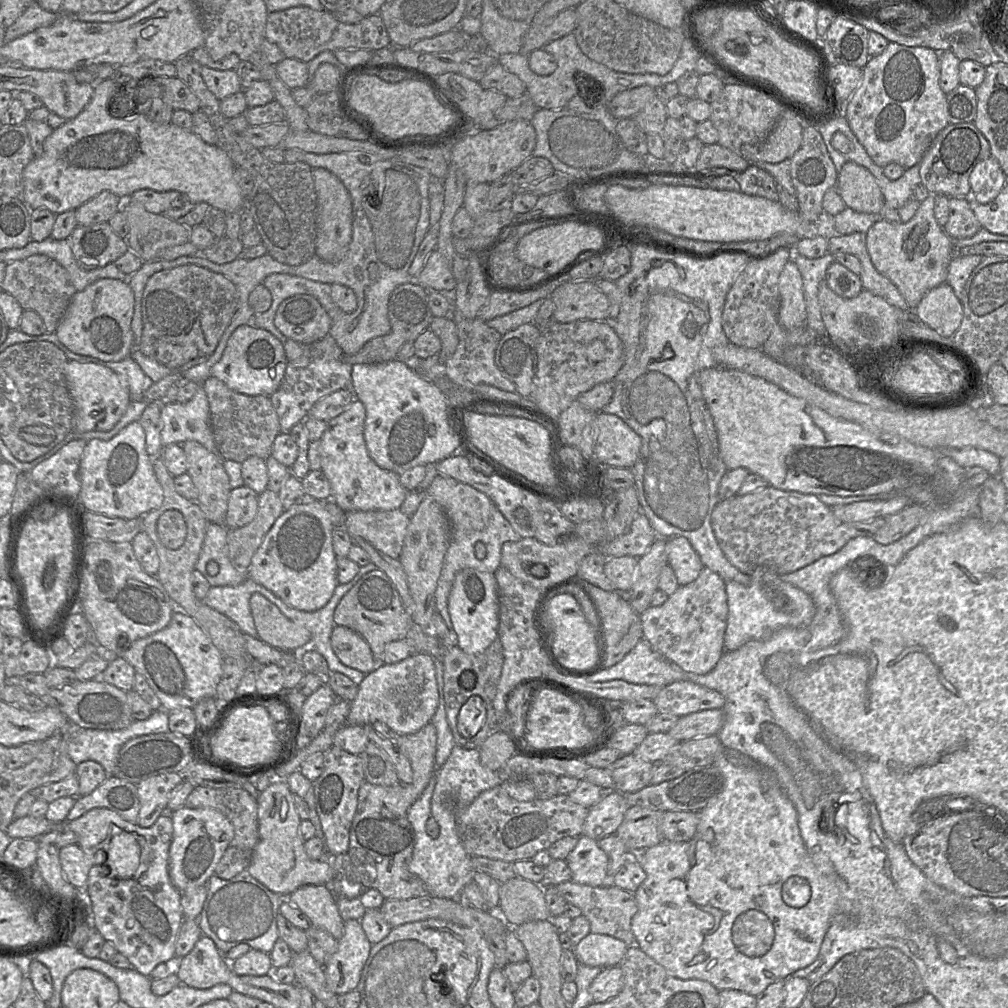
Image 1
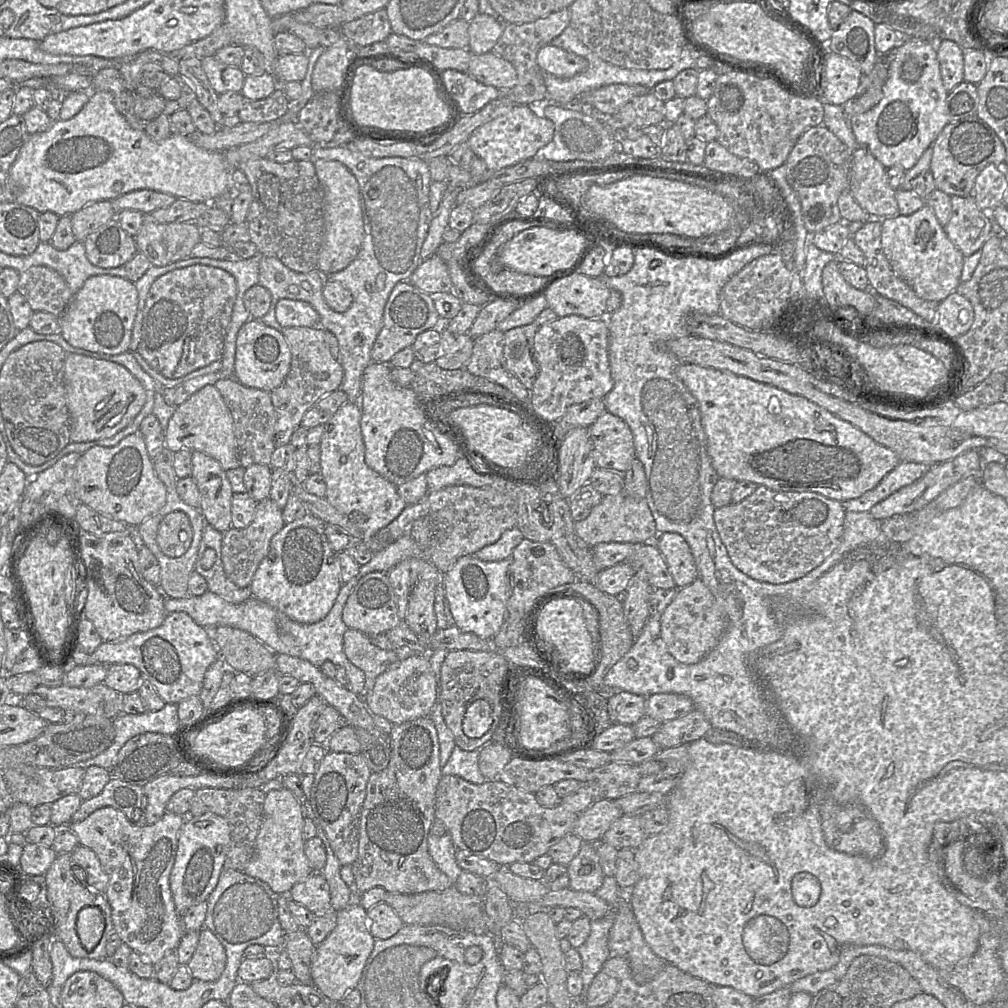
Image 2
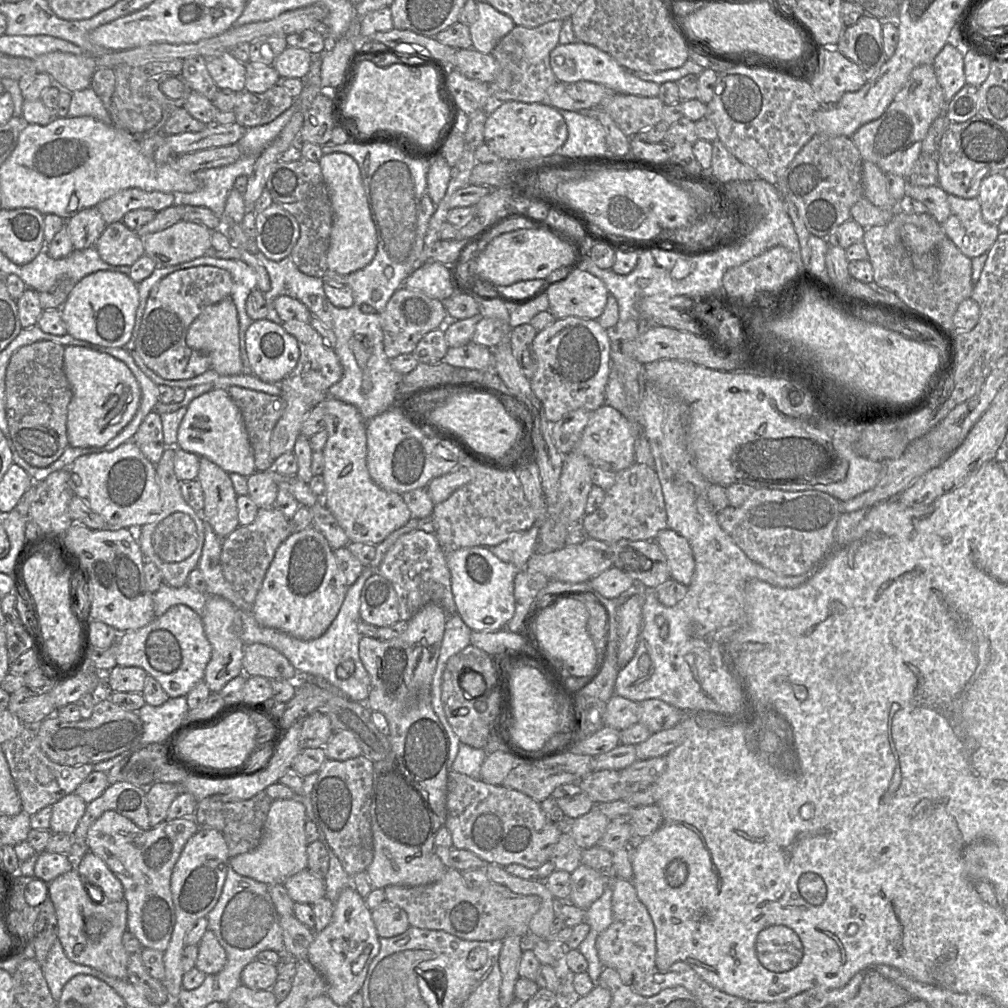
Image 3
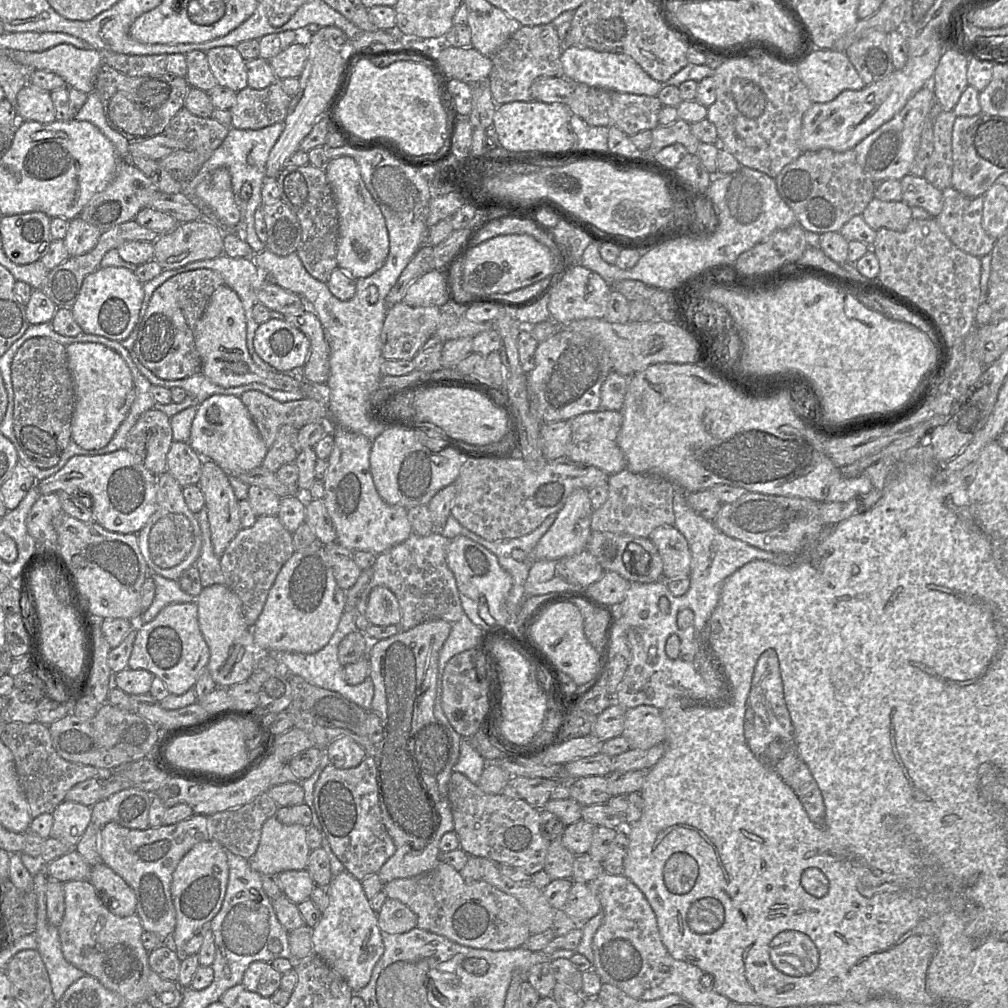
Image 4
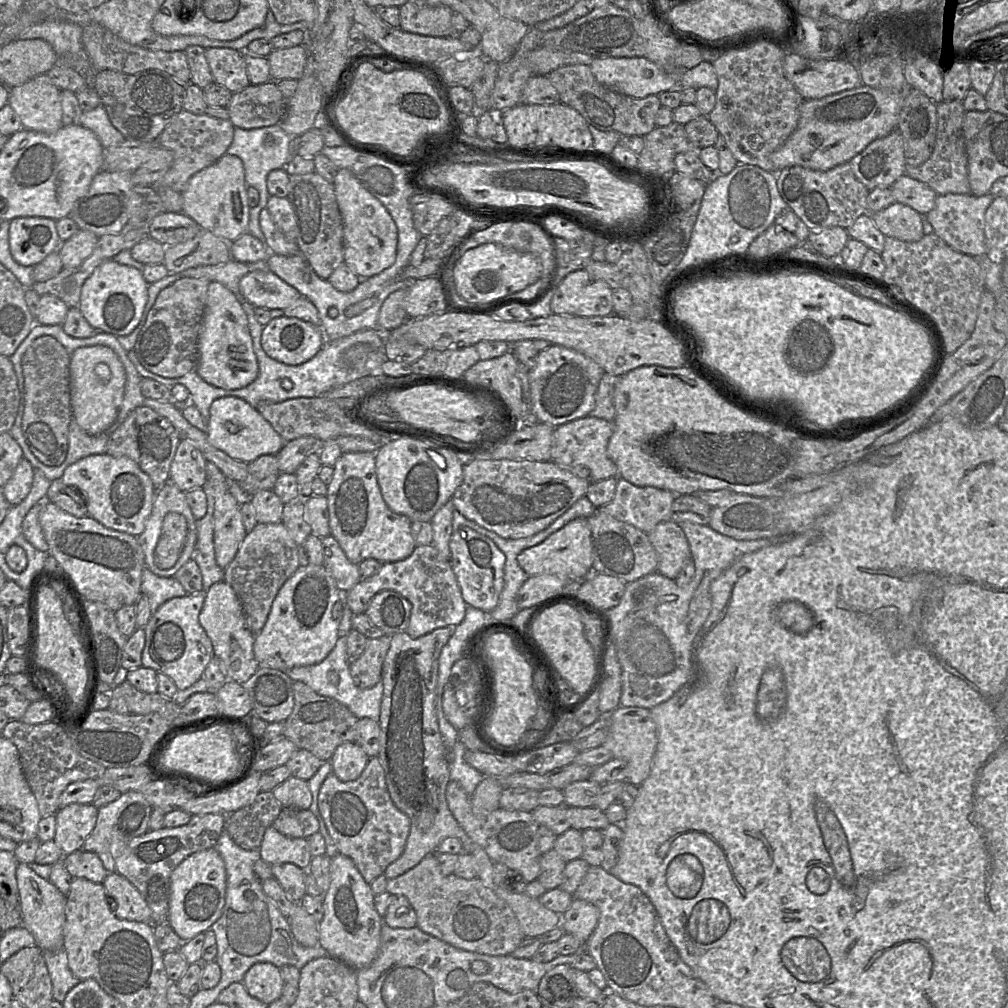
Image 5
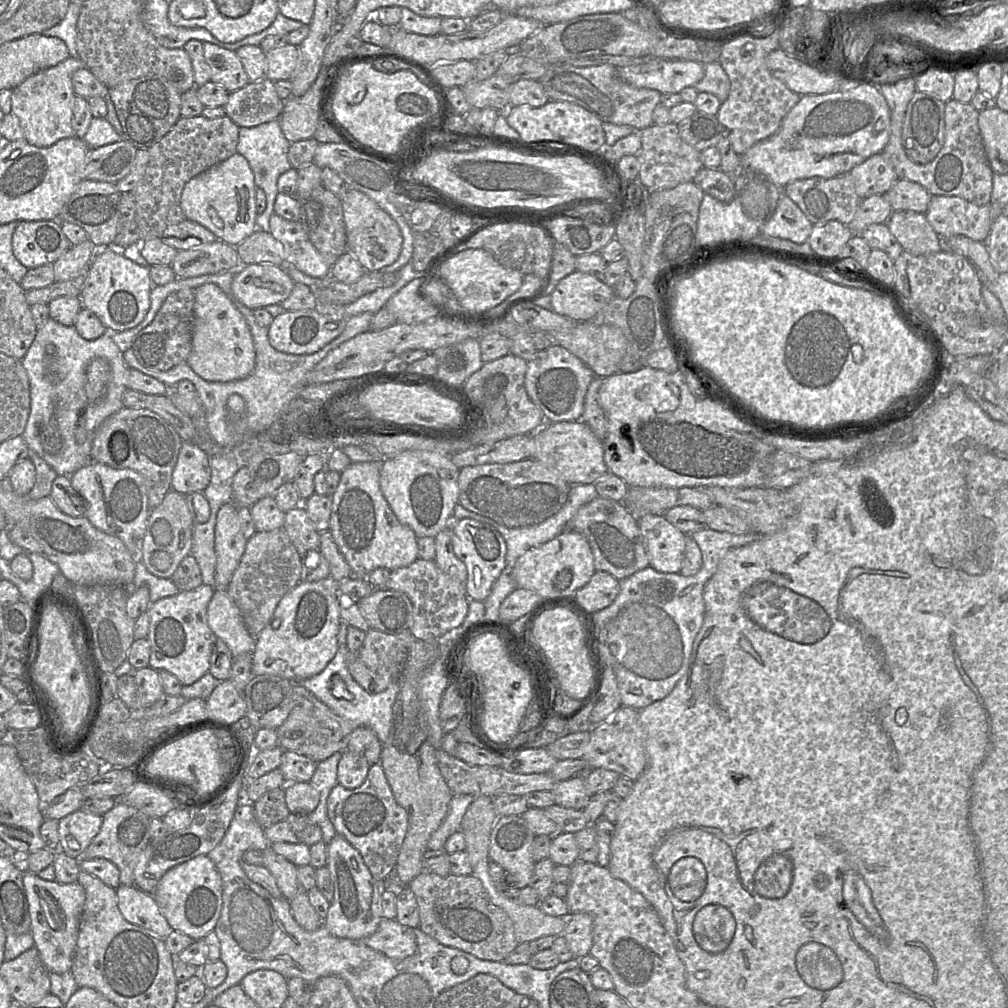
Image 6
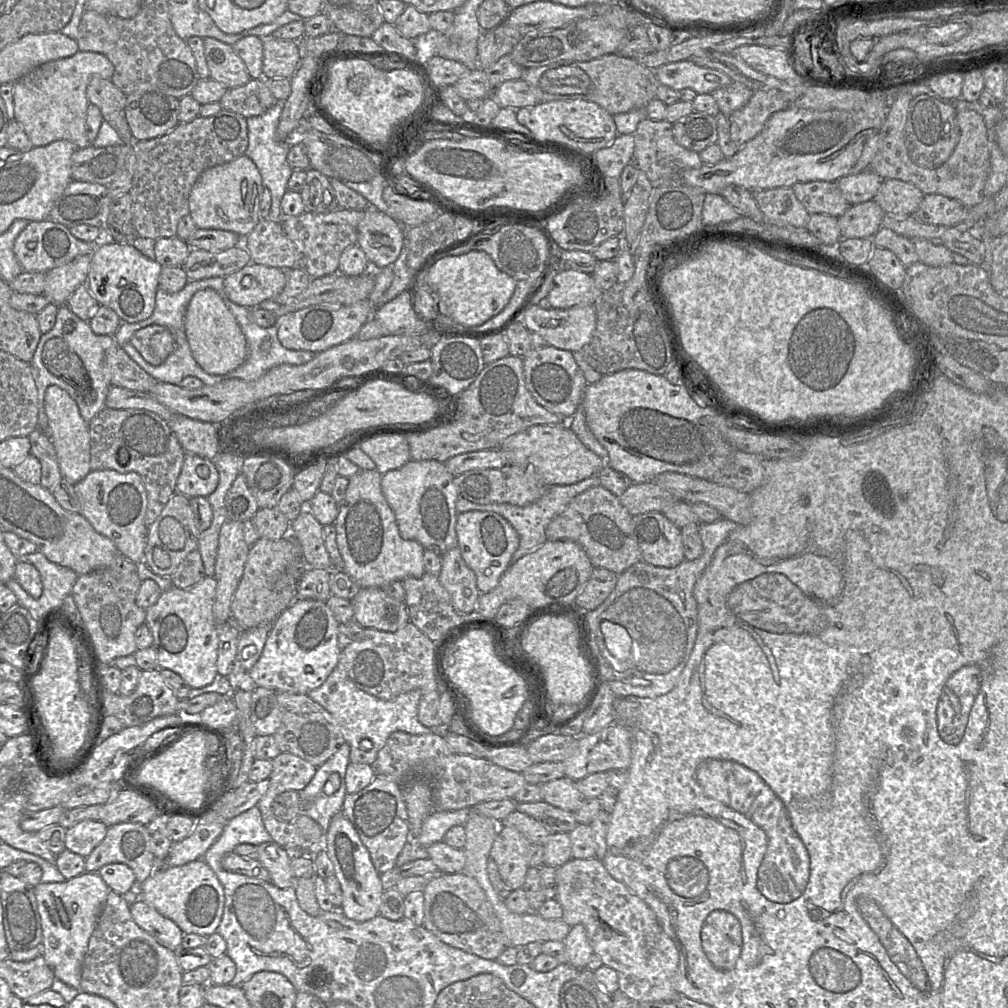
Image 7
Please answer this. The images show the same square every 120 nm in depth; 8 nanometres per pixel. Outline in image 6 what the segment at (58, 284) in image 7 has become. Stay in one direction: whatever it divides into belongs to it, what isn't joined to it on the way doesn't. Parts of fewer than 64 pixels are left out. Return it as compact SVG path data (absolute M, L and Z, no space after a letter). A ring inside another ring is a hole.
M89 239L71 245L53 263L55 281L67 281L85 272L96 255L96 249Z

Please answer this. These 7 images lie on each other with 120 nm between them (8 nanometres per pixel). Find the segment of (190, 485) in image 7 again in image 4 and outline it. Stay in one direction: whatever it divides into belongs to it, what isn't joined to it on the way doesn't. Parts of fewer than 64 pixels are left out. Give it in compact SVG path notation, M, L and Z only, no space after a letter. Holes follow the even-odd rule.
M173 441L167 453L167 471L177 480L182 488L198 484L202 465L206 461L212 461L209 458L203 458L197 451L195 451L189 443Z

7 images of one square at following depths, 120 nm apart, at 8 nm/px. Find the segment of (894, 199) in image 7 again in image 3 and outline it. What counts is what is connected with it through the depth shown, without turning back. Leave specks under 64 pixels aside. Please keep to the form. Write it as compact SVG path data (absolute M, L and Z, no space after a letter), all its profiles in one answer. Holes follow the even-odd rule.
M906 179L905 194L923 203L928 213L942 224L950 215L948 194L937 184L933 186L917 186L909 183Z

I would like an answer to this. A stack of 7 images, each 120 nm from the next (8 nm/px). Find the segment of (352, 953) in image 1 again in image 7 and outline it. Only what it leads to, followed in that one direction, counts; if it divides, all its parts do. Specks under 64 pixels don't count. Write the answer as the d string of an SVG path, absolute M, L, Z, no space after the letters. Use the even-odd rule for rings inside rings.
M336 814L325 833L325 851L333 863L334 875L342 891L340 910L352 920L365 922L379 914L384 892L380 874L376 871L368 849L362 843L352 823L342 814Z

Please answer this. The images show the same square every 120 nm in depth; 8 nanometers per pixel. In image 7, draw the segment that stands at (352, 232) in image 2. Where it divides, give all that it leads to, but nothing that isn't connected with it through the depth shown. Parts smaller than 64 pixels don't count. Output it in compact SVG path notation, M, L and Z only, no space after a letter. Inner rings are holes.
M369 206L357 227L357 243L371 264L371 269L383 269L393 264L404 244L404 226L391 216Z

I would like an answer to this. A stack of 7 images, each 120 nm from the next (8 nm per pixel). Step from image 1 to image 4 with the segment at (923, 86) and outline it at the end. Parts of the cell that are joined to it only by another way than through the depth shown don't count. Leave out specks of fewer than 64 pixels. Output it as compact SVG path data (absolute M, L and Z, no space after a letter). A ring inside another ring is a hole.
M930 84L924 86L891 120L884 123L853 148L858 164L870 179L875 183L888 179L901 180L910 172L920 146L923 122L935 103L936 98Z

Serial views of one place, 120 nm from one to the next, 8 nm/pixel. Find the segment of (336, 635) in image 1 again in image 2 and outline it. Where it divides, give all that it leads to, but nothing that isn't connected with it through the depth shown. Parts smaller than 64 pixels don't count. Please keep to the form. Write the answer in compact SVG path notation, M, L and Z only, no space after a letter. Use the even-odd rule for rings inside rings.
M348 628L343 635L343 651L347 659L365 675L365 691L369 693L376 678L392 665L414 656L407 647L382 650L370 641L364 633Z

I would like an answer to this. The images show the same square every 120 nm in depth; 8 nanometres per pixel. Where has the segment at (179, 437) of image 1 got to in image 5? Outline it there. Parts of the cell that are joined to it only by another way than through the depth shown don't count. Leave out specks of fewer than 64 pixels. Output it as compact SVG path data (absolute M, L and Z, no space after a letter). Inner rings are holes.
M224 396L212 402L206 434L212 446L245 463L262 455L276 455L287 443L254 407L234 396Z

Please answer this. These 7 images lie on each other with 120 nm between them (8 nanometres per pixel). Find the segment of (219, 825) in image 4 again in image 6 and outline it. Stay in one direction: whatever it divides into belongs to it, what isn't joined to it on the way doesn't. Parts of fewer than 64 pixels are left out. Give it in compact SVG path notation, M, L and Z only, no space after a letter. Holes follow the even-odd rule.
M284 788L263 794L252 805L255 818L263 829L284 820L290 814L285 802Z

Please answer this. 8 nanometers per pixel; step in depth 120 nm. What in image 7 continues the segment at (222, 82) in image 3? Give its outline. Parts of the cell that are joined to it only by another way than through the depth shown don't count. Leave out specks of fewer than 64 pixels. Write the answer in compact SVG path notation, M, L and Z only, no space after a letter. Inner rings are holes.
M210 37L203 38L203 44L211 79L227 89L244 86L252 79L232 46Z

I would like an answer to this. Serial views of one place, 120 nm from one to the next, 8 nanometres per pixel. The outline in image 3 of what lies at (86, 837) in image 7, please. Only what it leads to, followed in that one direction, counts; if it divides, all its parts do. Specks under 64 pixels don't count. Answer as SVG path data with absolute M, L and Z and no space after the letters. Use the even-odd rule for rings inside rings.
M75 793L68 794L54 803L50 819L52 833L73 835L86 810L85 801Z

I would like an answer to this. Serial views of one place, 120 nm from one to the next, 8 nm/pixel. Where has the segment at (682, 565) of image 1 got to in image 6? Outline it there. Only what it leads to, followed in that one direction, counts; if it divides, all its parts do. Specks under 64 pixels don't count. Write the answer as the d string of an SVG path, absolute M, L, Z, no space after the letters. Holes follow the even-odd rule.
M644 515L637 519L649 565L662 573L680 573L686 547L686 534L666 520L664 515Z

